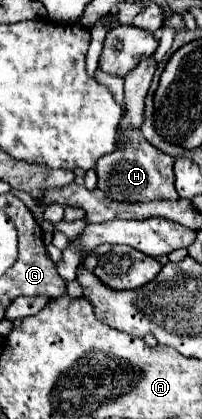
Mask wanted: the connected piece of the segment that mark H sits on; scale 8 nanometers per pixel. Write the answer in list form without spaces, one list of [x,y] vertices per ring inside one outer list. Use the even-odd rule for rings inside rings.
[[[118,128],[118,144],[112,154],[106,154],[96,164],[98,188],[118,202],[150,202],[150,200],[178,200],[174,188],[174,160],[148,144],[140,130]]]

